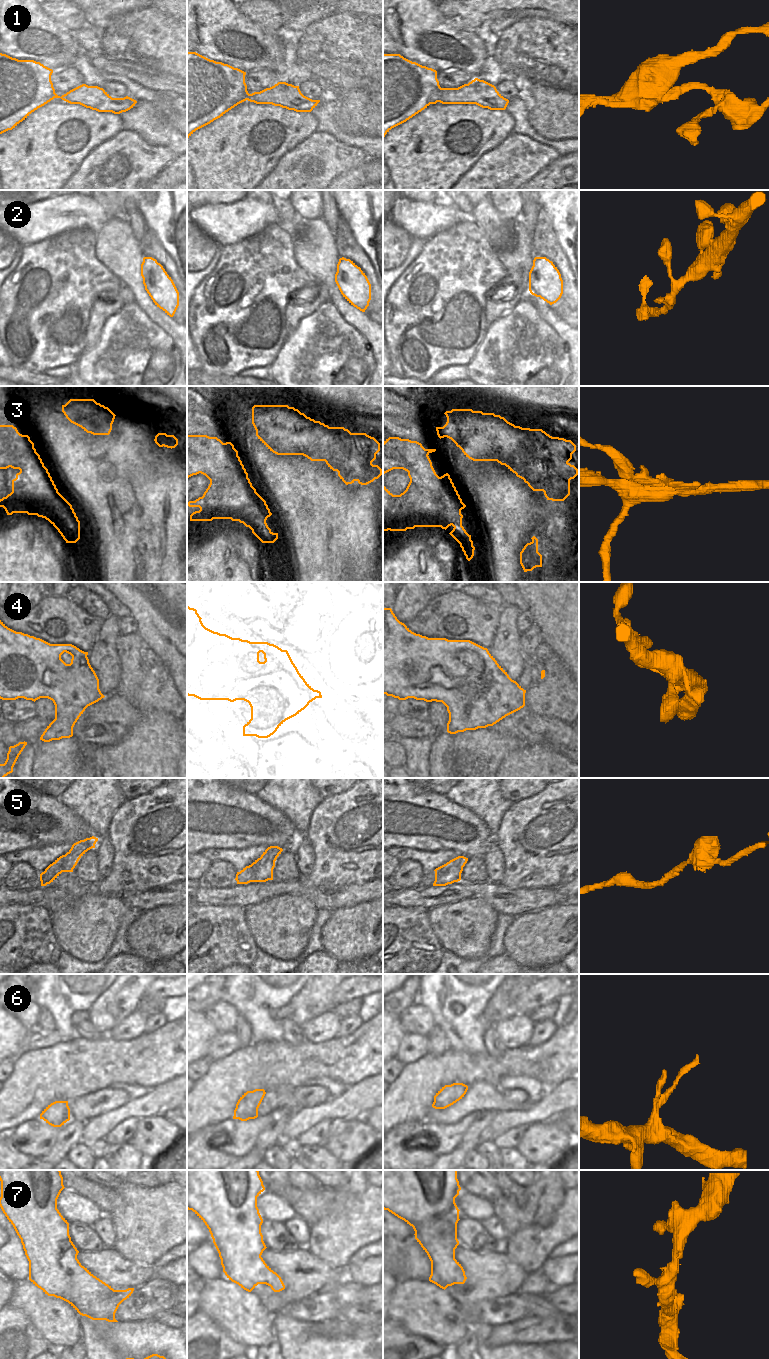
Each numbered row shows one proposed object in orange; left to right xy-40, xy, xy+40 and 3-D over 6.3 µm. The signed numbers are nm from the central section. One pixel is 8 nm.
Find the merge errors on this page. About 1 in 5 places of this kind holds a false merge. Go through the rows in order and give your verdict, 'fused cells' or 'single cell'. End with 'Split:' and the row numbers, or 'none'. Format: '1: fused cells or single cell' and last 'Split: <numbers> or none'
1: fused cells
2: single cell
3: fused cells
4: single cell
5: single cell
6: single cell
7: single cell
Split: 1, 3

